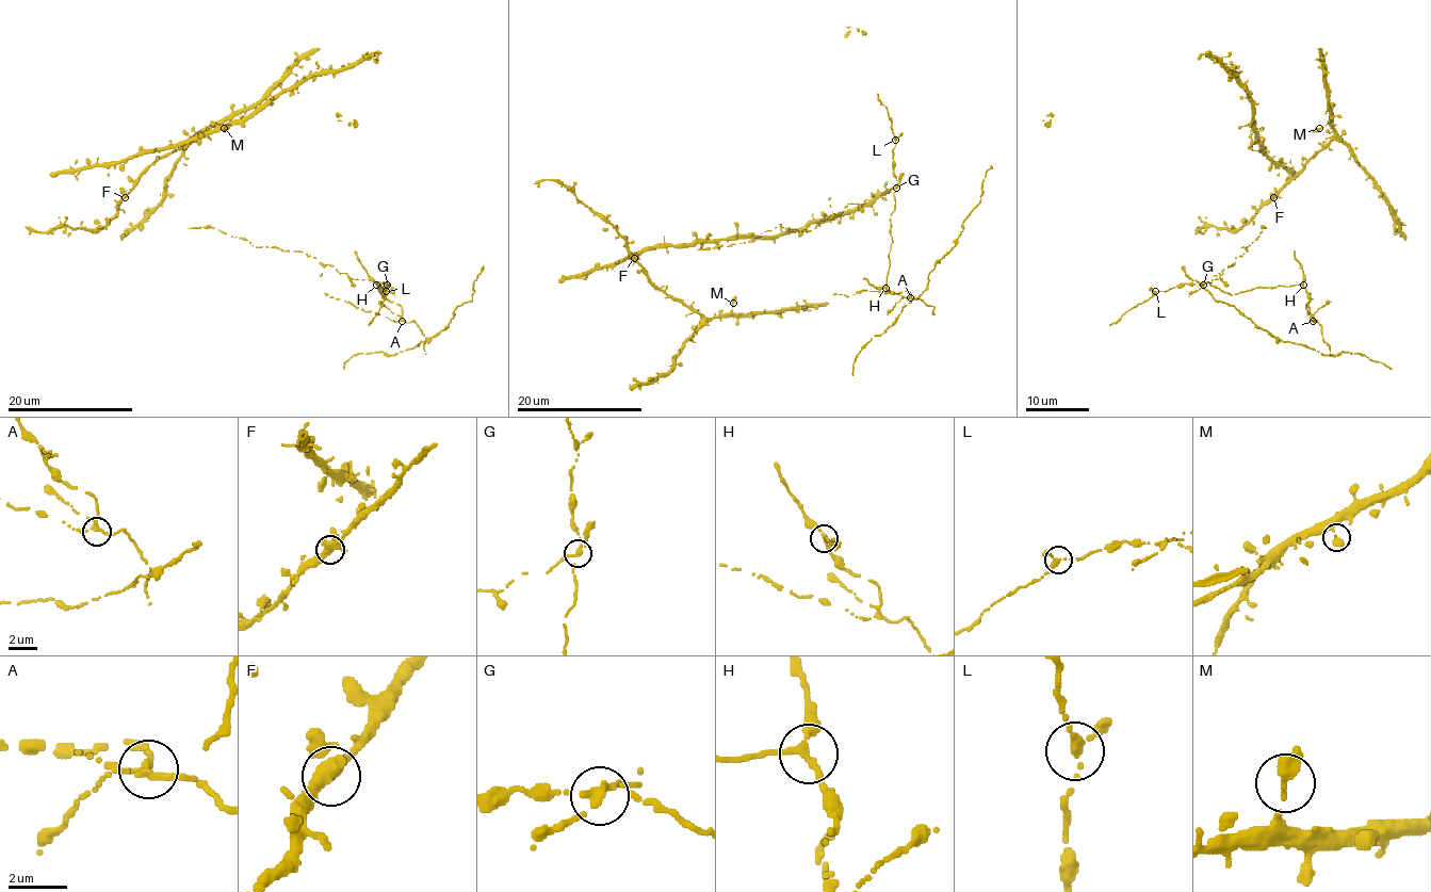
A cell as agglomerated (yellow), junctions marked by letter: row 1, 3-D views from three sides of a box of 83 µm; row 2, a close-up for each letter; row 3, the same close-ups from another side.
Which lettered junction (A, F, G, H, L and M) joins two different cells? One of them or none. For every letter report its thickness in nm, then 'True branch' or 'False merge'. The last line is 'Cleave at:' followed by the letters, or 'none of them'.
A: Thickness 240 nm. True branch
F: Thickness 400 nm. True branch
G: Thickness 240 nm. False merge
H: Thickness 200 nm. True branch
L: Thickness 220 nm. True branch
M: Thickness 300 nm. True branch
Cleave at: G

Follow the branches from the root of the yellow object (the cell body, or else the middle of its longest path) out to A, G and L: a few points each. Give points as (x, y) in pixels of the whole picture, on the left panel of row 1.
A: (267, 247), (301, 250), (353, 279), (385, 282), (386, 291), (378, 290), (402, 307), (402, 321)
G: (267, 247), (301, 250), (353, 279), (388, 285)
L: (267, 247), (301, 250), (353, 279), (388, 284), (385, 284), (386, 291)

